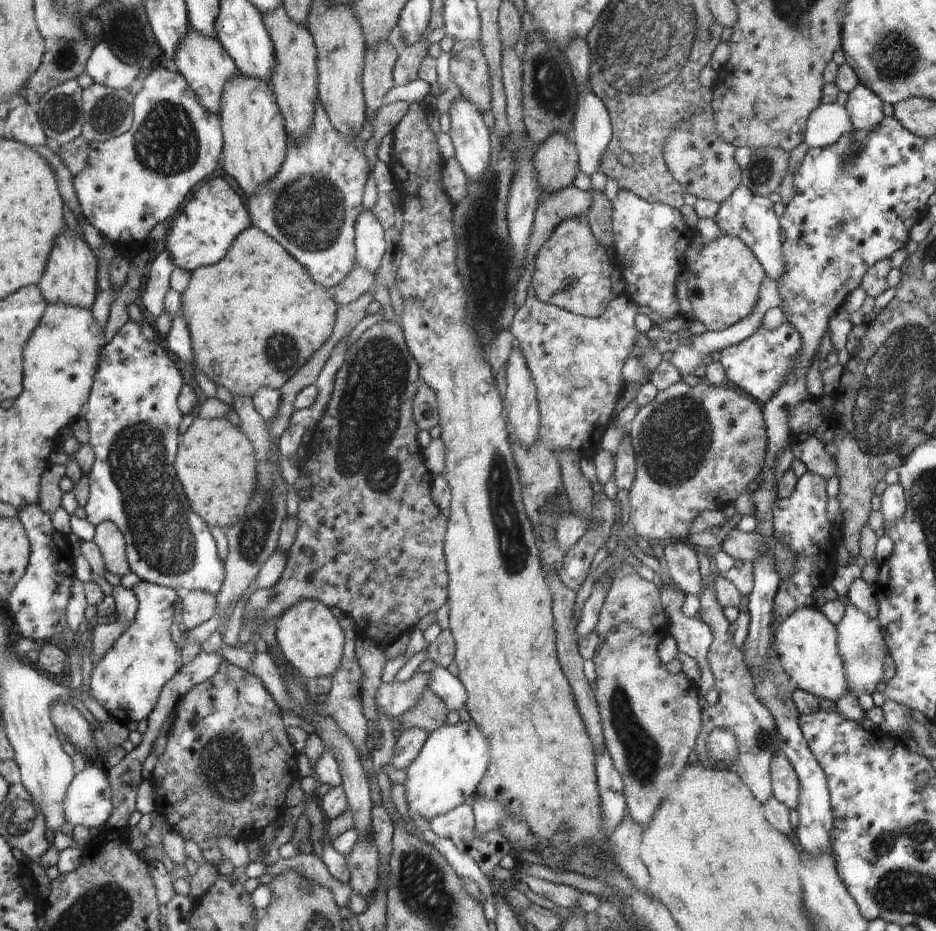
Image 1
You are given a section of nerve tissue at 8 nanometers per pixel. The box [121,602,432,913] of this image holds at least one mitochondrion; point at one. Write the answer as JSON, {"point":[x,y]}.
{"point":[225,765]}

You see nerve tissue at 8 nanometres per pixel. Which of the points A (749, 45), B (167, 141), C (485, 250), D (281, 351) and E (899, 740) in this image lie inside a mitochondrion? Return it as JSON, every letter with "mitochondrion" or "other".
{"A":"other","B":"mitochondrion","C":"mitochondrion","D":"mitochondrion","E":"other"}

